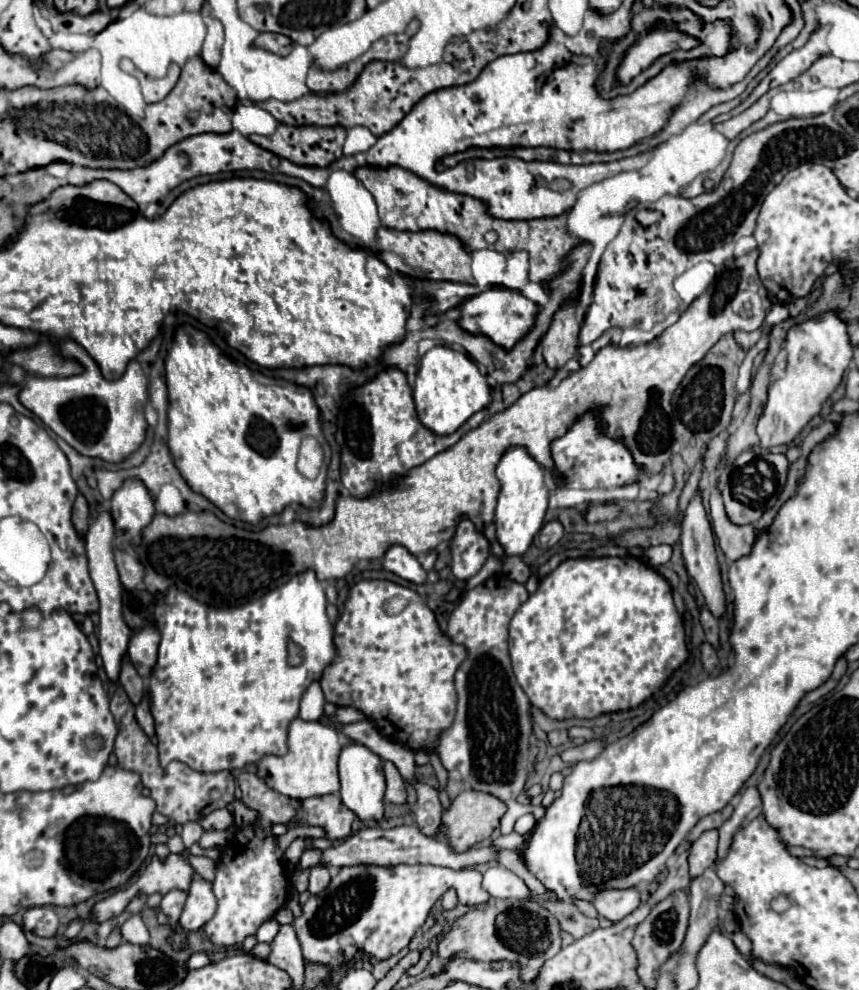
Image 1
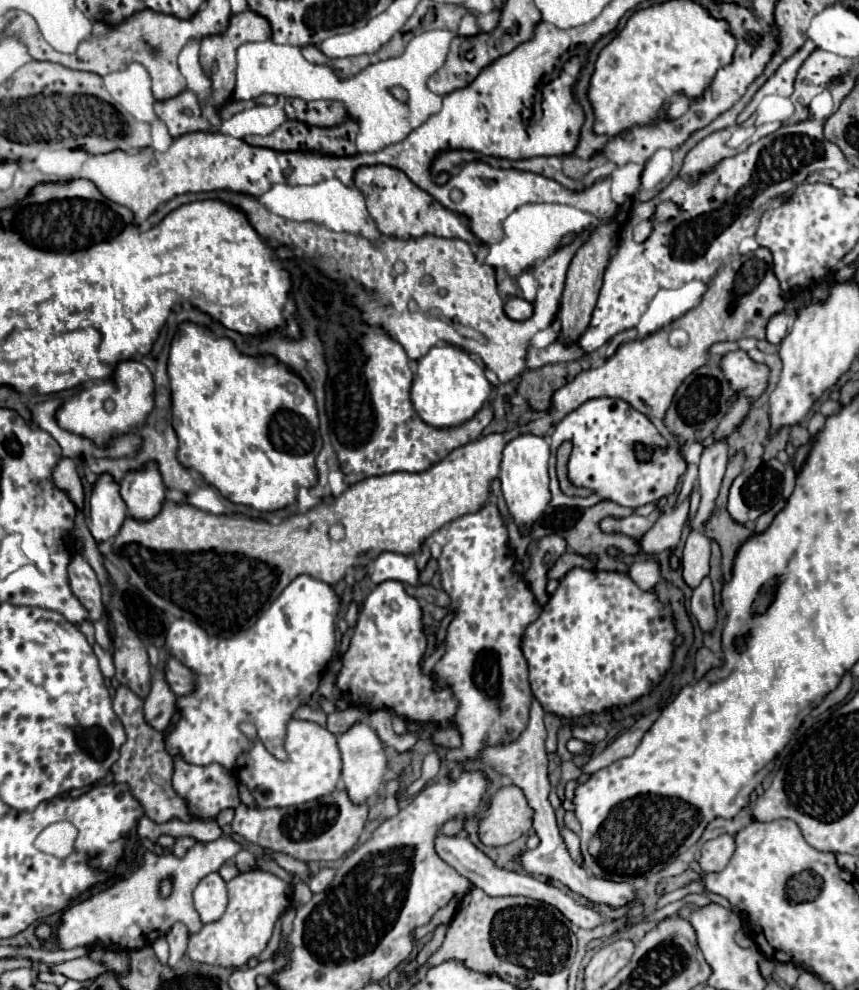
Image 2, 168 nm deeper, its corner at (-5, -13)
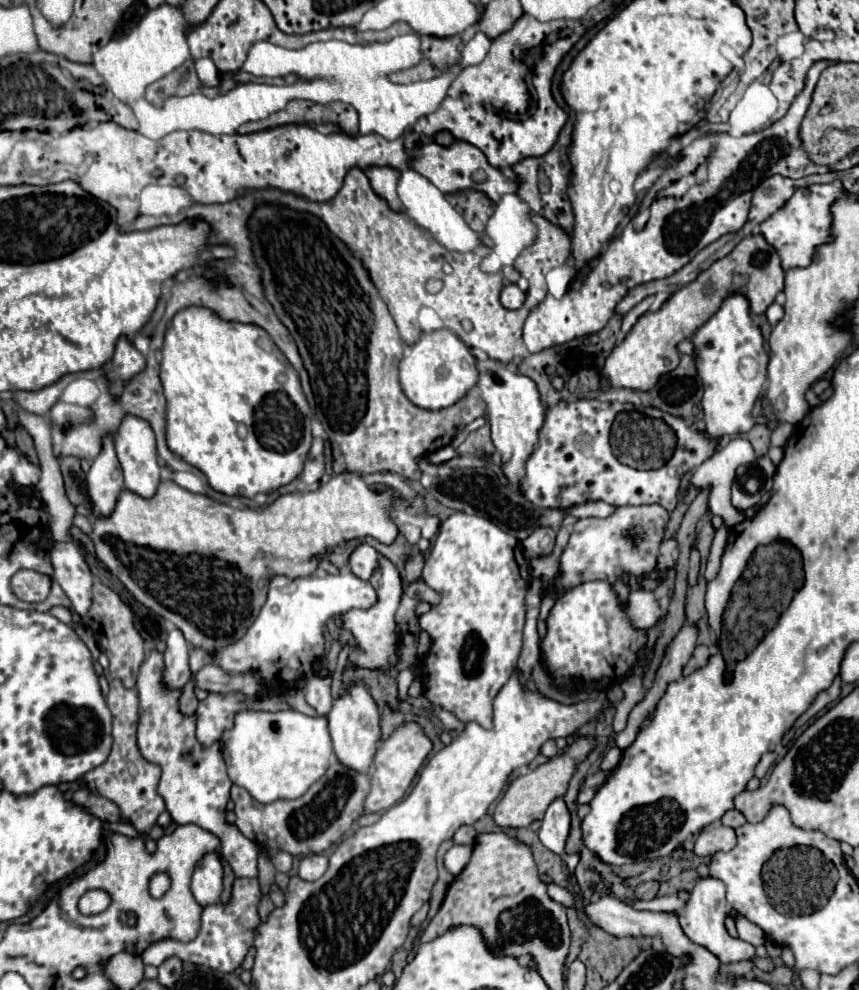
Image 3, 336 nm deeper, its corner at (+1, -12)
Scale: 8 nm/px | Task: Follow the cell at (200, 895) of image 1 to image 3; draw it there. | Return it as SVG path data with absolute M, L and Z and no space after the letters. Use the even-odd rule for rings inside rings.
M210 853L200 861L200 865L196 865L196 871L192 875L192 895L202 907L206 907L220 903L220 893L222 863L218 859L218 853Z

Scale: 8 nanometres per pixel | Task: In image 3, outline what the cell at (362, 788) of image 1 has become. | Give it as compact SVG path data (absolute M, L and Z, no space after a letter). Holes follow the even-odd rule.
M350 687L342 699L336 699L332 703L332 711L328 713L328 729L338 761L356 773L368 773L378 749L376 745L380 741L380 713L374 699L364 687Z

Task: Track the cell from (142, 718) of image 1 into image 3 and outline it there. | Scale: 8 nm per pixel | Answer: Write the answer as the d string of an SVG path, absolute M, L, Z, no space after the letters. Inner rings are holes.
M172 629L166 639L166 651L164 651L164 671L162 671L162 683L168 689L182 689L190 679L190 667L188 667L188 643L184 635L178 629Z

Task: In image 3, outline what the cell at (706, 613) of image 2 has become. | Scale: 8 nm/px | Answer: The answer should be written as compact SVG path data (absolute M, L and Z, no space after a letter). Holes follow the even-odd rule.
M692 549L692 553L690 553L690 577L688 577L690 587L696 585L696 581L698 581L698 571L700 571L700 555L698 555L696 549Z

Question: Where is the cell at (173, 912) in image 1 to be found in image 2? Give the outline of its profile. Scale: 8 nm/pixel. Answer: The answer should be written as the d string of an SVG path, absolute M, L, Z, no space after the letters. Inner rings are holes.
M176 922L170 930L170 934L166 936L168 944L170 944L170 958L168 958L168 966L176 968L176 964L184 958L186 954L186 944L188 944L188 930L182 922Z

